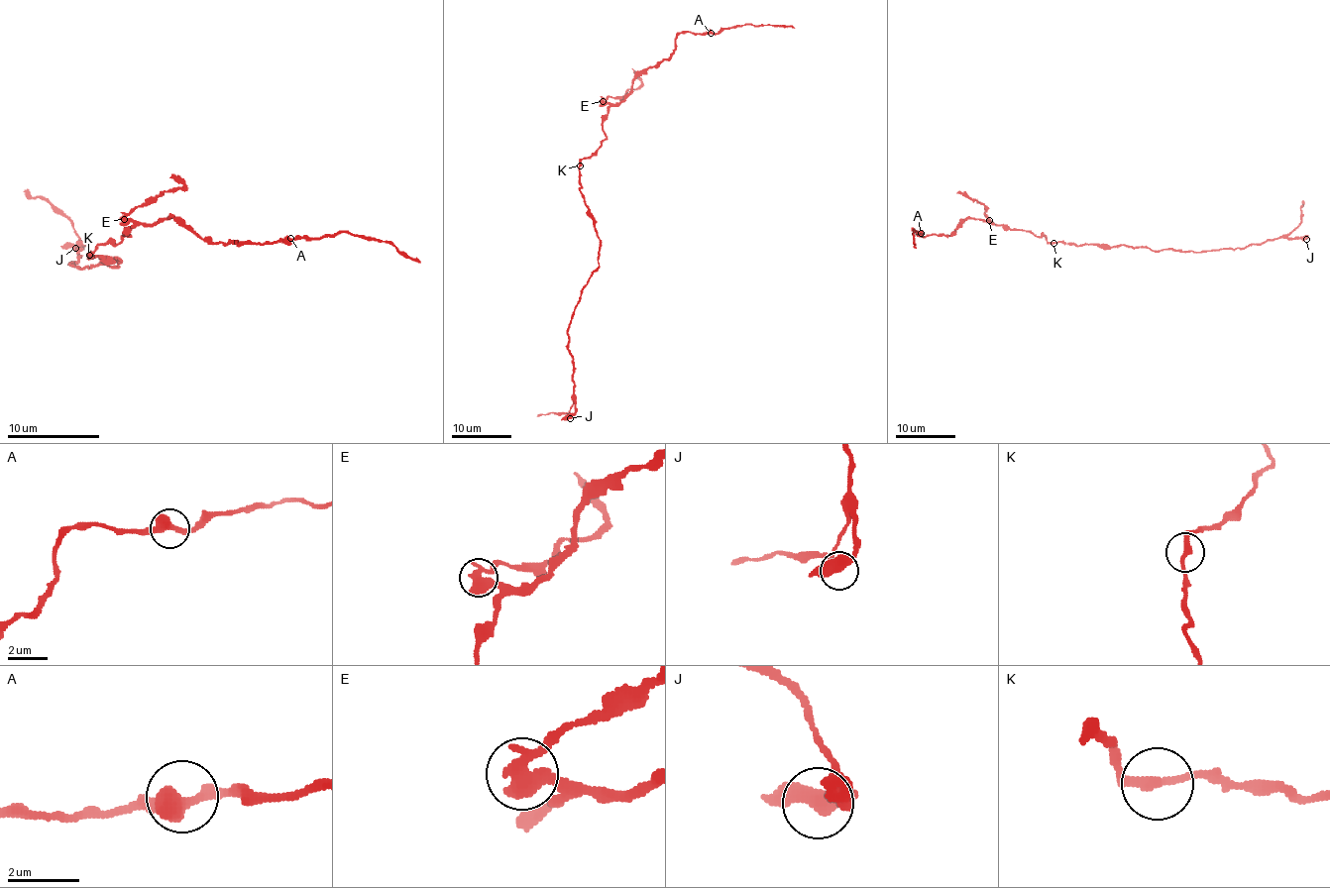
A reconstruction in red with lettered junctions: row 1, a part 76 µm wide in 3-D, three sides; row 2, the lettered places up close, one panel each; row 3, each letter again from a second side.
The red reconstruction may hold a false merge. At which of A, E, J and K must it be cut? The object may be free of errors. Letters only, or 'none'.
E

